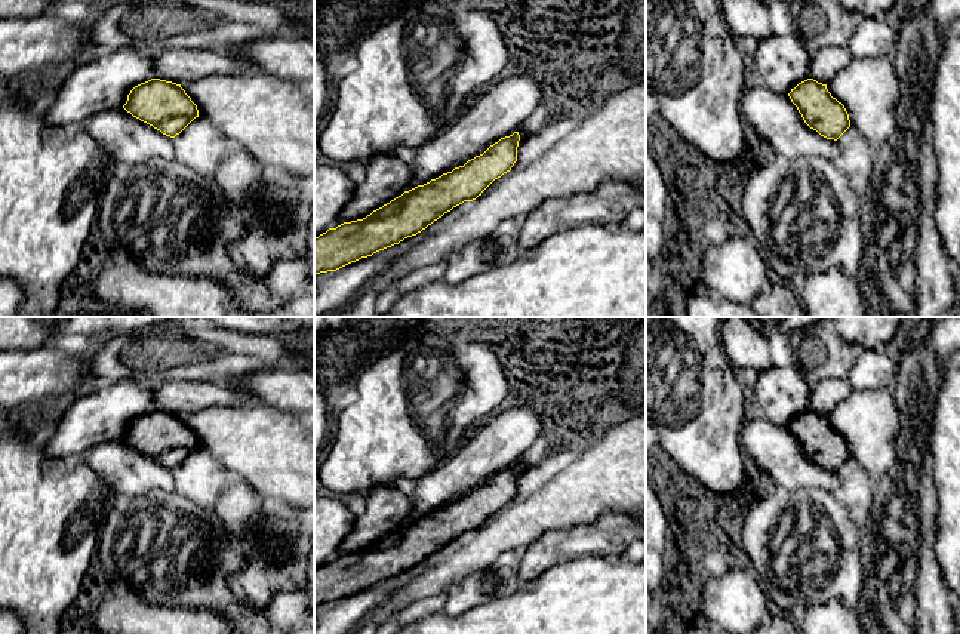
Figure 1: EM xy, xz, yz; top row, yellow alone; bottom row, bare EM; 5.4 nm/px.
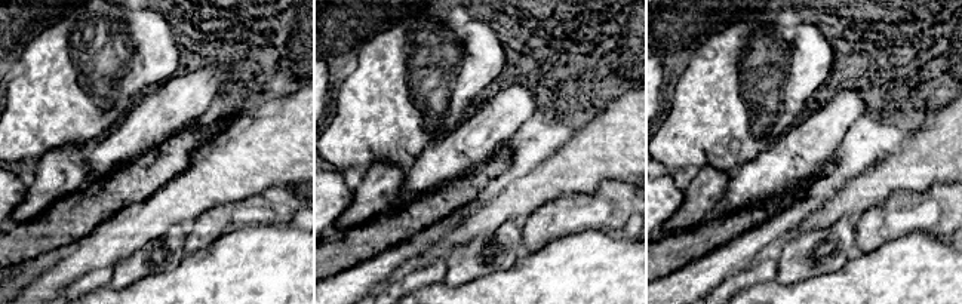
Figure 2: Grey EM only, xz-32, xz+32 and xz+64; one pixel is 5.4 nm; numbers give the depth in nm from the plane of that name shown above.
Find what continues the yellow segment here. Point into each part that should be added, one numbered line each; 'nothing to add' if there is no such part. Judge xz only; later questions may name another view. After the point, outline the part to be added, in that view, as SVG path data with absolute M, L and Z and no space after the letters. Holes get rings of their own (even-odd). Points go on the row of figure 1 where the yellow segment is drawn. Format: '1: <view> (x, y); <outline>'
nothing to add

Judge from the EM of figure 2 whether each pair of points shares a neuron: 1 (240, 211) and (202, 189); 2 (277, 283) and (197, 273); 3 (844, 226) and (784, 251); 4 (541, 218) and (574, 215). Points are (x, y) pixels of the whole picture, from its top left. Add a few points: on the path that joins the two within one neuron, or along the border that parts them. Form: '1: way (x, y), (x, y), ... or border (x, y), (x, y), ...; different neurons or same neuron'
1: border (260, 193), (217, 203), (196, 220); different neurons
2: way (258, 283), (217, 283); same neuron
3: way (832, 240), (799, 251); same neuron
4: way (549, 218), (566, 215); same neuron

